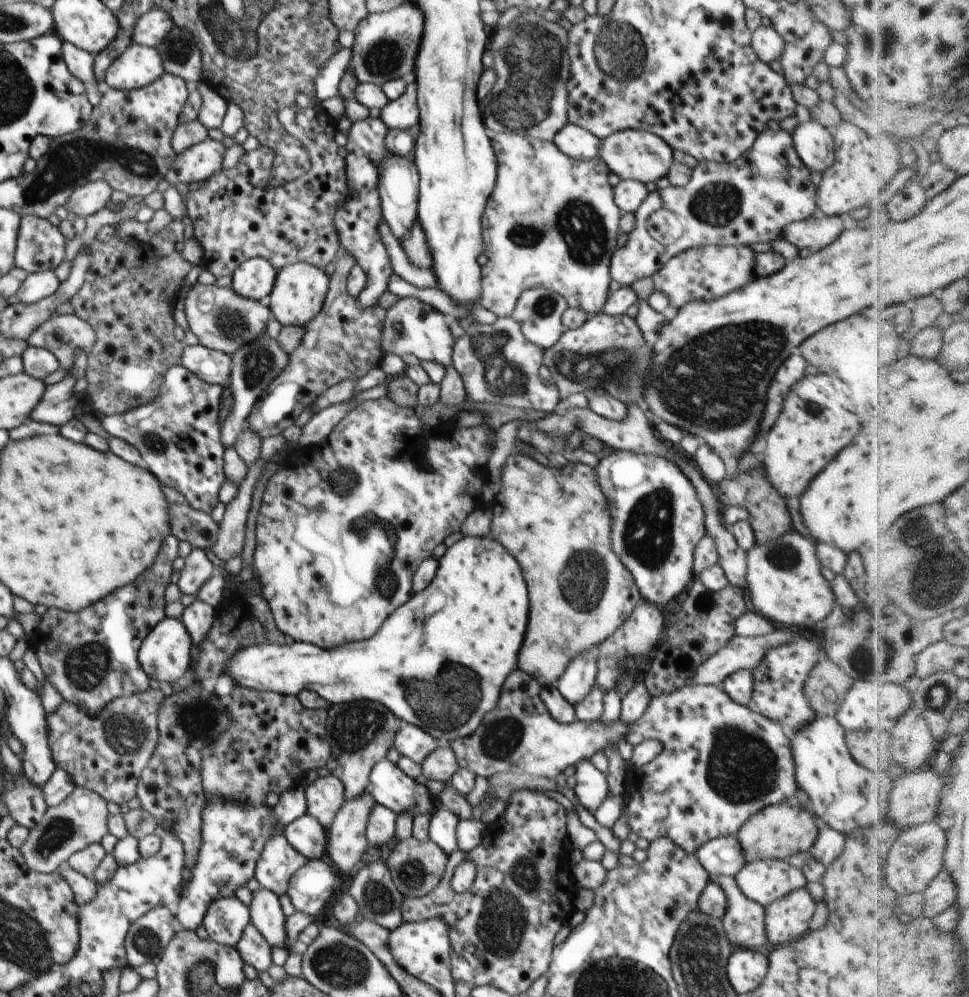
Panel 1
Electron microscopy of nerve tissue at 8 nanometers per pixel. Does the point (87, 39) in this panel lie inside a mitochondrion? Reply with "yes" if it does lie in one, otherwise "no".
no

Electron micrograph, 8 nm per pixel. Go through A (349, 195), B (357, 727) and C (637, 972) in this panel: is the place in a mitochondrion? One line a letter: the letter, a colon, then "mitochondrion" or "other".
A: other
B: mitochondrion
C: mitochondrion

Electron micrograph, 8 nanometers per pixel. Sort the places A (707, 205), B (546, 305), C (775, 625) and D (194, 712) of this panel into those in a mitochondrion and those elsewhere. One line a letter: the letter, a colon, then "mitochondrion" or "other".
A: mitochondrion
B: mitochondrion
C: other
D: mitochondrion

